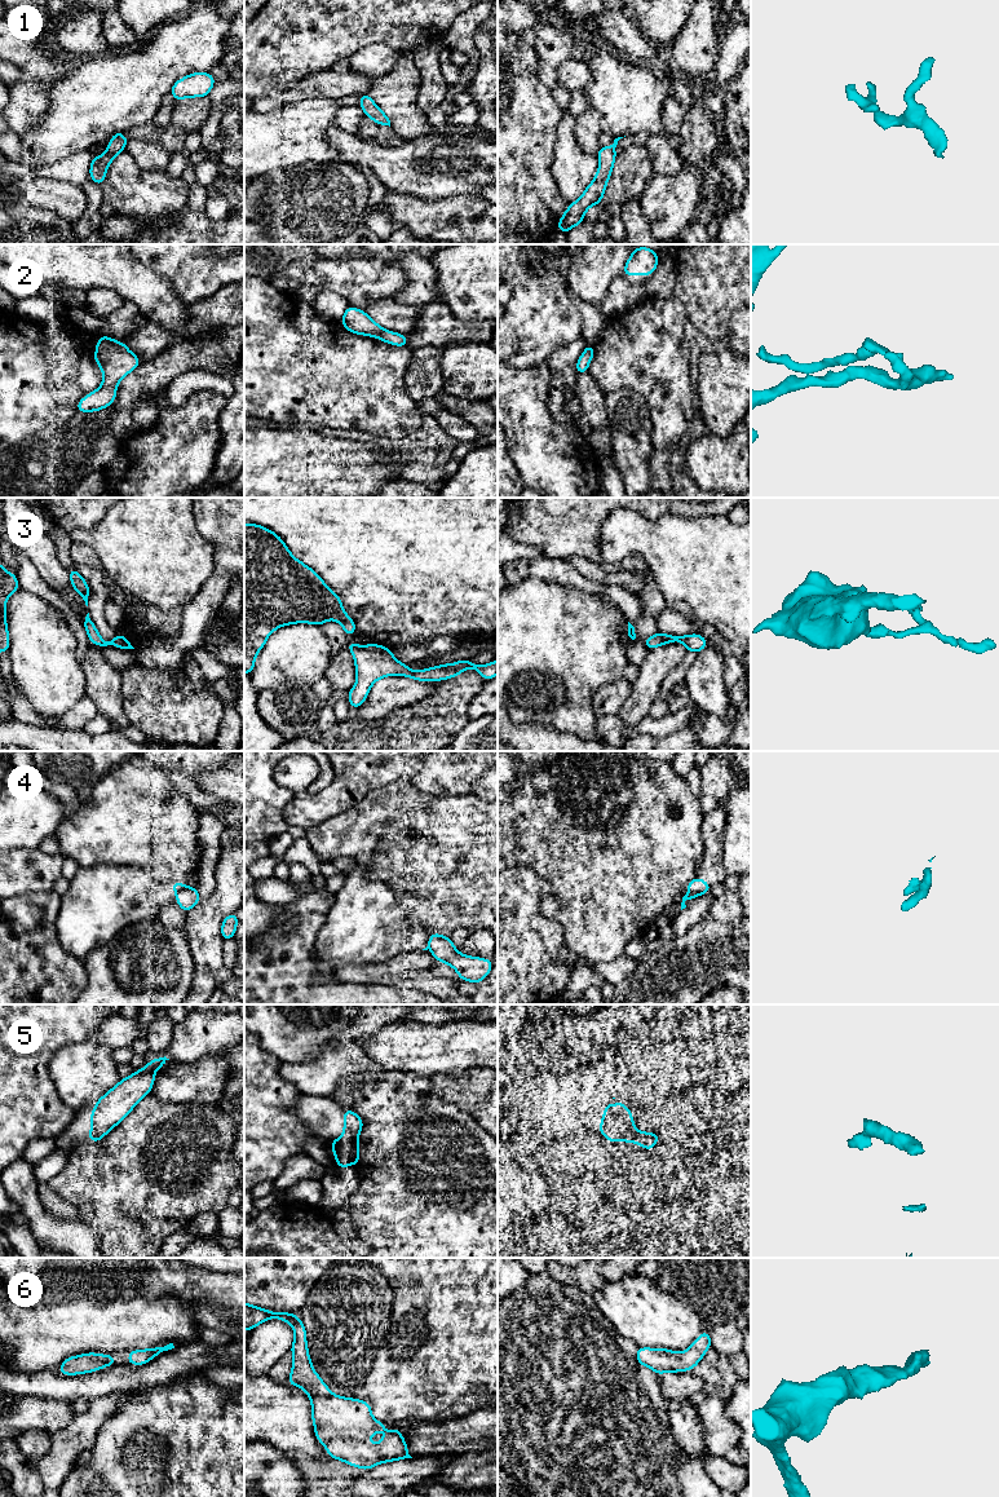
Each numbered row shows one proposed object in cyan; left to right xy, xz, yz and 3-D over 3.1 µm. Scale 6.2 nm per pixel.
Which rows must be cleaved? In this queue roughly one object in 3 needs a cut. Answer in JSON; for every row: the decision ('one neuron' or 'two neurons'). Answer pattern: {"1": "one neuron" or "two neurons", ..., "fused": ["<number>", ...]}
{"1": "one neuron", "2": "one neuron", "3": "one neuron", "4": "two neurons", "5": "two neurons", "6": "one neuron", "fused": ["4", "5"]}

